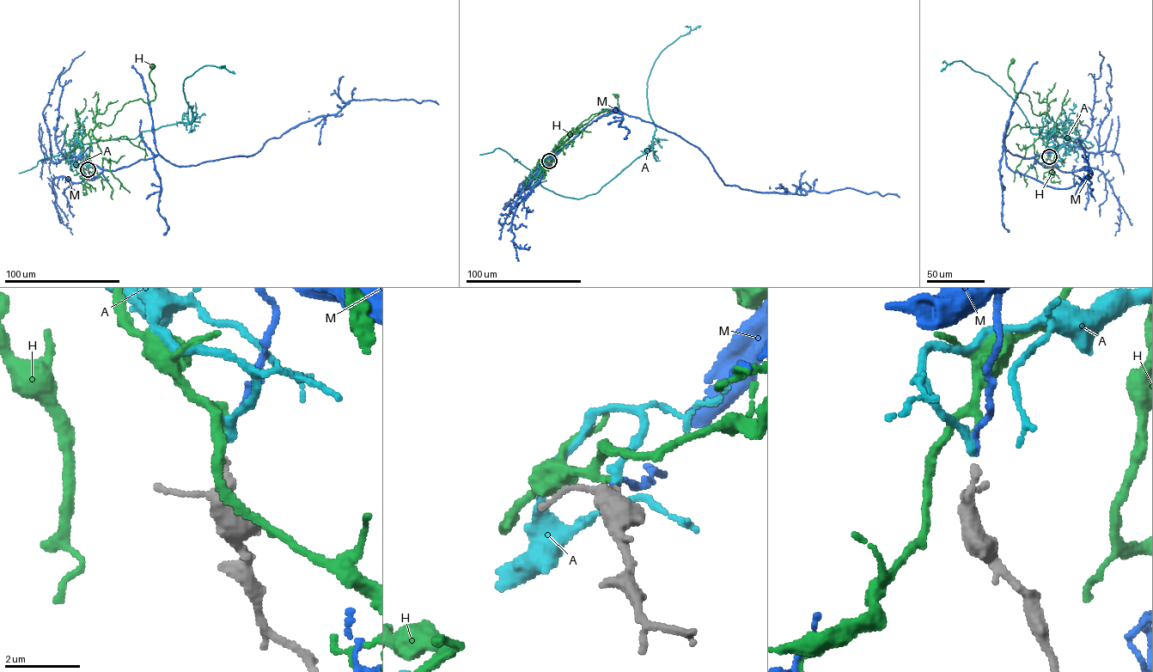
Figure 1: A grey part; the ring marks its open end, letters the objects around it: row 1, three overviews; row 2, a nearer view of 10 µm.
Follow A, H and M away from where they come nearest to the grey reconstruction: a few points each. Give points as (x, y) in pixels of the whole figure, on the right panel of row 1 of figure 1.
A: (1049, 156), (1067, 134), (1093, 144), (1088, 149), (1067, 137), (1032, 133), (1015, 102), (962, 61), (942, 70)
H: (1049, 155), (1057, 147), (1057, 125), (1046, 112), (1033, 113), (1025, 93), (1015, 97), (1008, 74), (1012, 61)
M: (1049, 156), (1050, 151), (1023, 158), (1004, 150), (1010, 170), (1055, 188), (1089, 179), (1090, 168), (1093, 197)

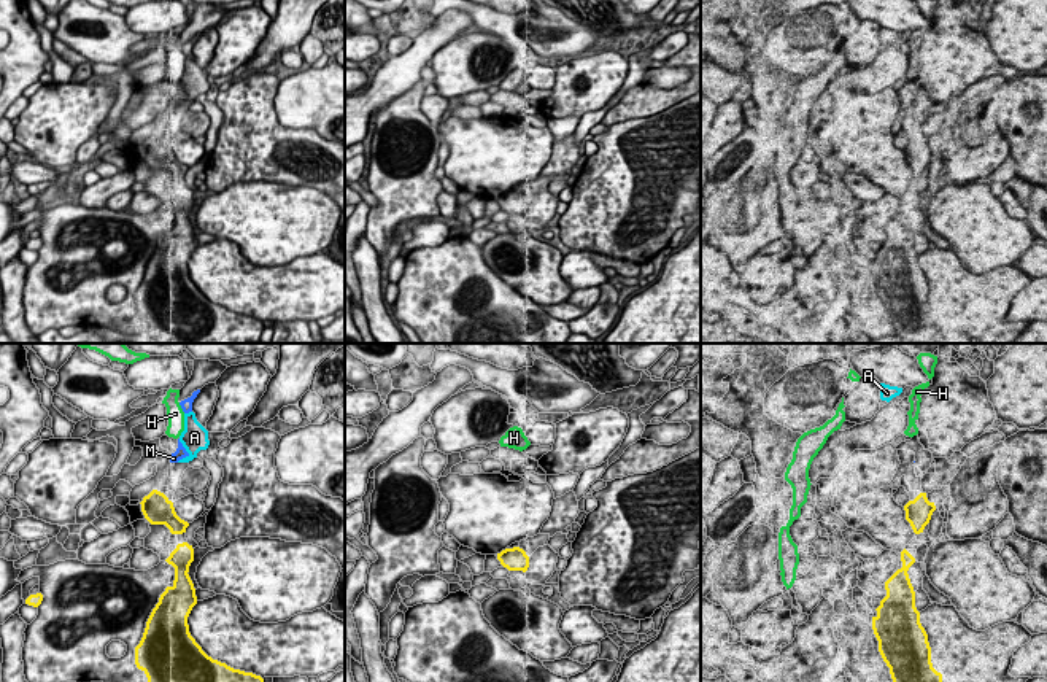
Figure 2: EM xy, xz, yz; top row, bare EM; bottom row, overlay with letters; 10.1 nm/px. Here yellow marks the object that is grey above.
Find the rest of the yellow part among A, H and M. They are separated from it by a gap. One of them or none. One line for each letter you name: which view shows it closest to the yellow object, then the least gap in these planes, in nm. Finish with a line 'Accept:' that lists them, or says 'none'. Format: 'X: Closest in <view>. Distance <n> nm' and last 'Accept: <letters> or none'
A: Closest in xy. Distance 360 nm
Accept: A

